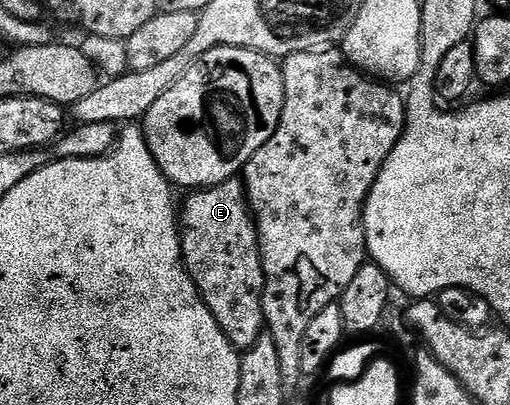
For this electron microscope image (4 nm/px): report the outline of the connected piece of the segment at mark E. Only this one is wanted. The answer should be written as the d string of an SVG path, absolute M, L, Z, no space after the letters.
M236 177L216 187L192 190L188 195L191 196L181 203L183 264L209 313L213 313L217 325L221 325L225 337L240 352L247 351L265 334L263 258L259 252L259 232L255 229L255 216L251 214L251 205L247 201L247 189L243 186L242 178Z

